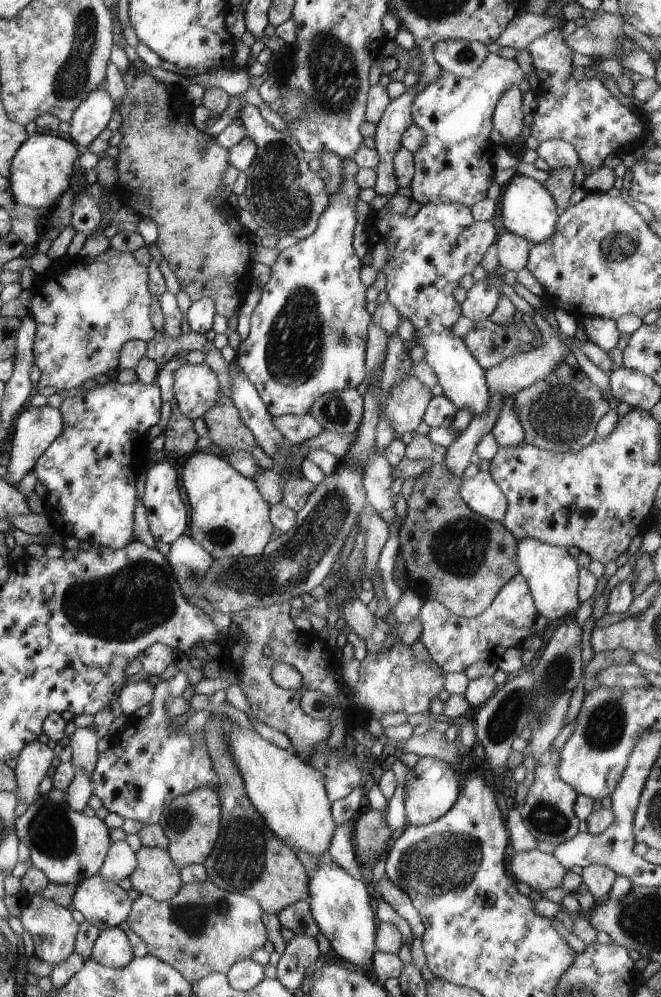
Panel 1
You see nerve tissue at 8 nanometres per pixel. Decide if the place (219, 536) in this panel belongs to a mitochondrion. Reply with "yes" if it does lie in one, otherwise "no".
yes

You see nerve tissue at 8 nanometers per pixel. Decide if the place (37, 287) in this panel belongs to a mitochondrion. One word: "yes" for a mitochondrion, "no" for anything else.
no

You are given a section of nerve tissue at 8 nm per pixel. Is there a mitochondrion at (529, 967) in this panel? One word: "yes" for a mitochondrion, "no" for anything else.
no

